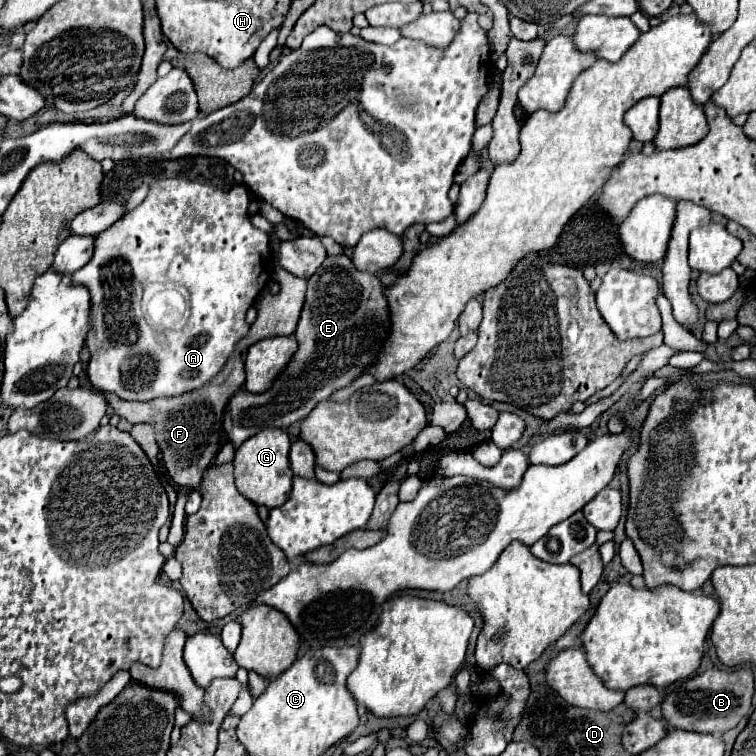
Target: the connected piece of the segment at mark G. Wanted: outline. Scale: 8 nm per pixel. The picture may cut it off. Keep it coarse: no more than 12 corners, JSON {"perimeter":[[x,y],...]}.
{"perimeter":[[262,429],[236,449],[236,487],[274,509],[292,489],[290,435]]}

